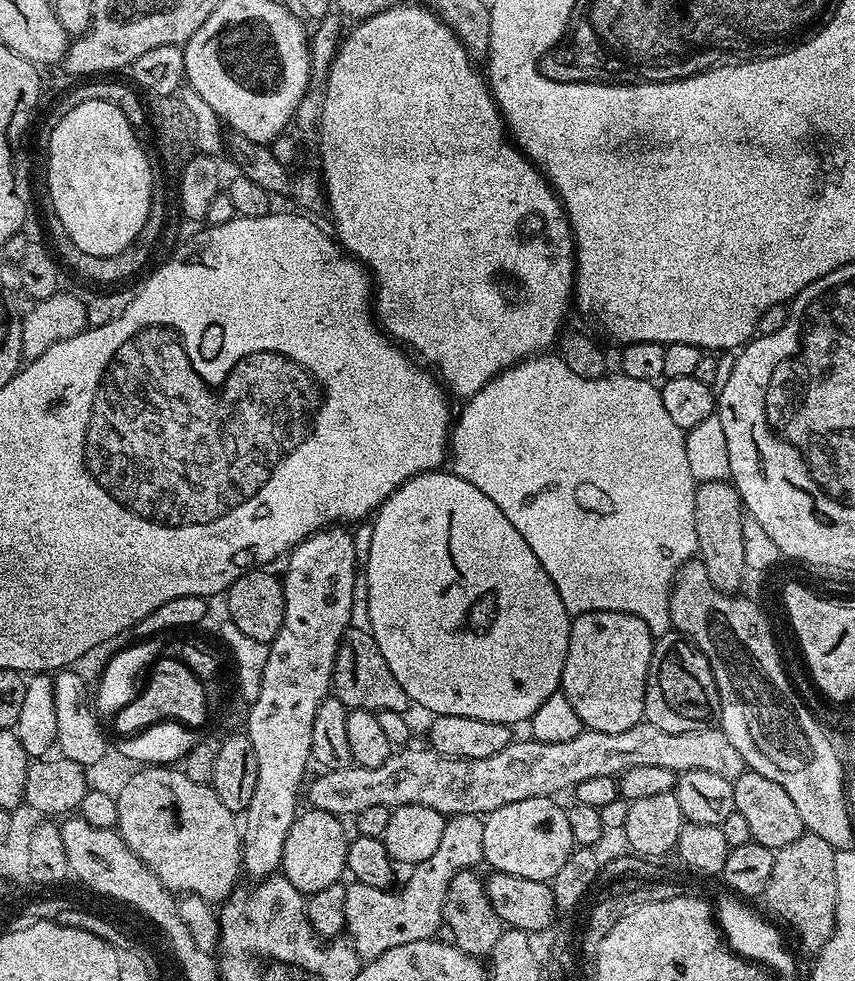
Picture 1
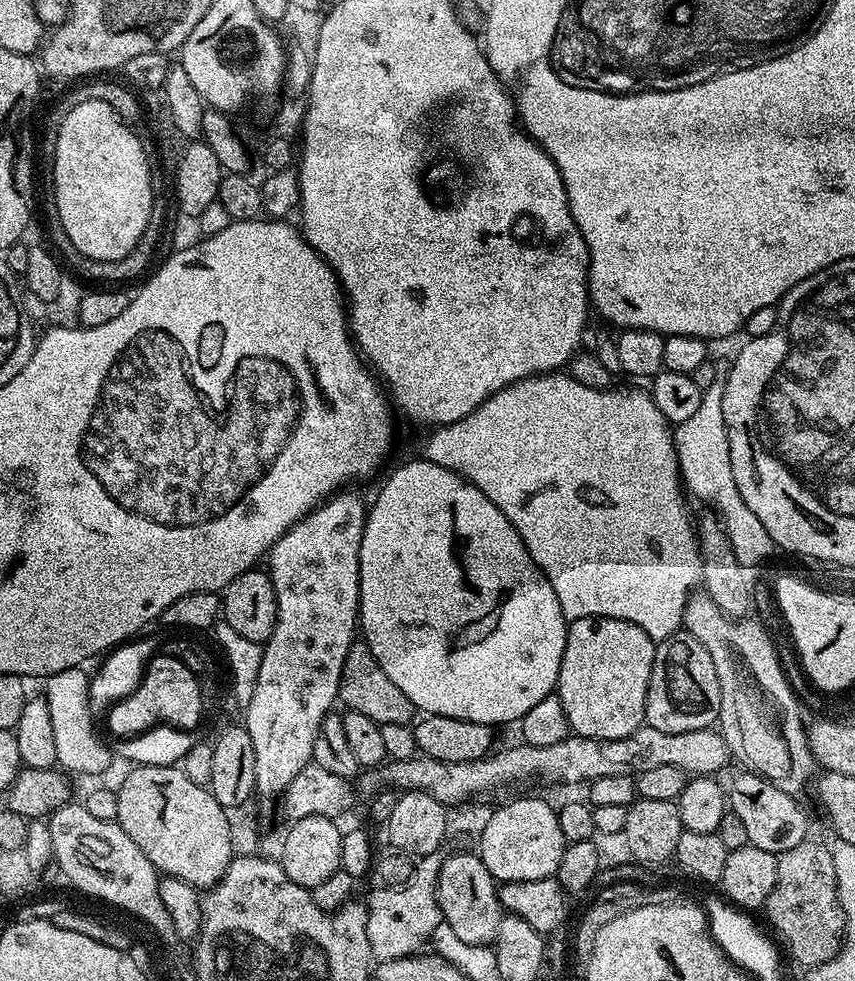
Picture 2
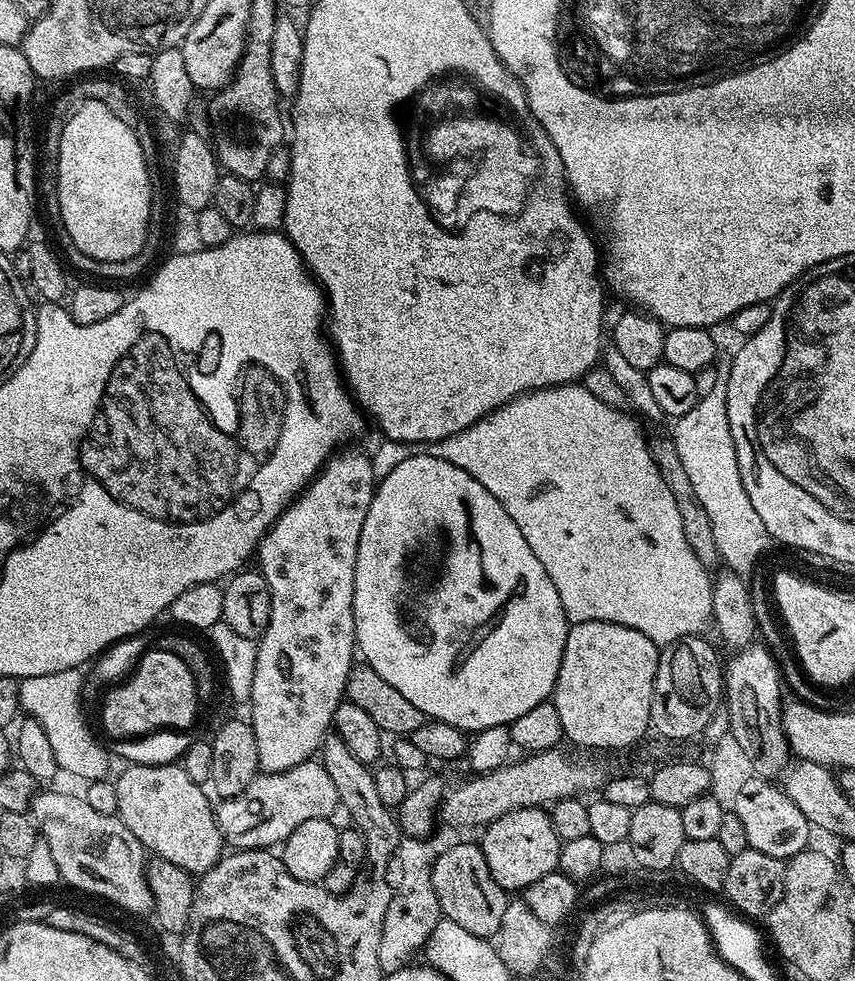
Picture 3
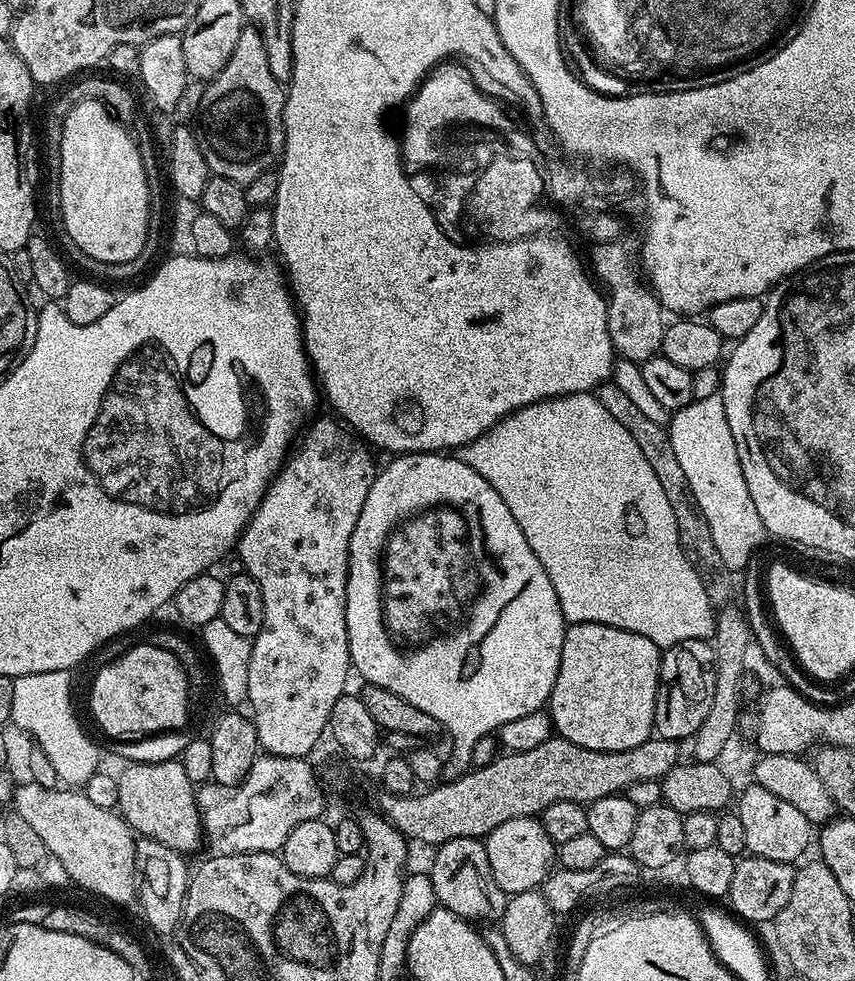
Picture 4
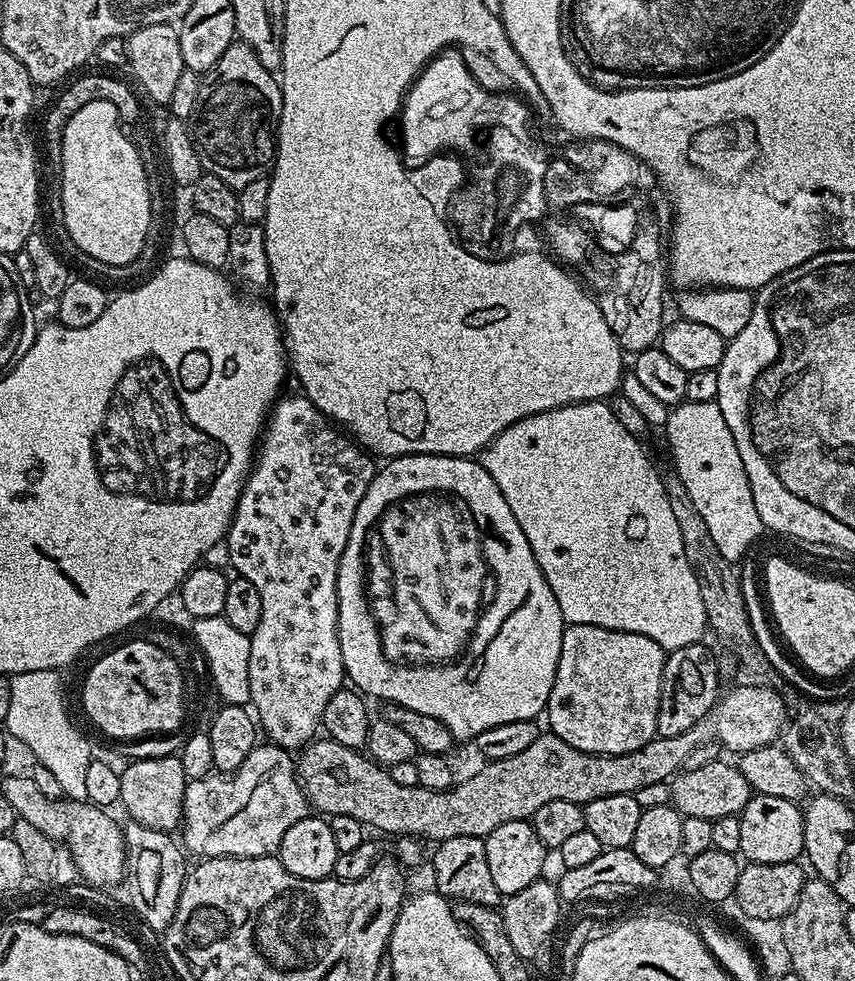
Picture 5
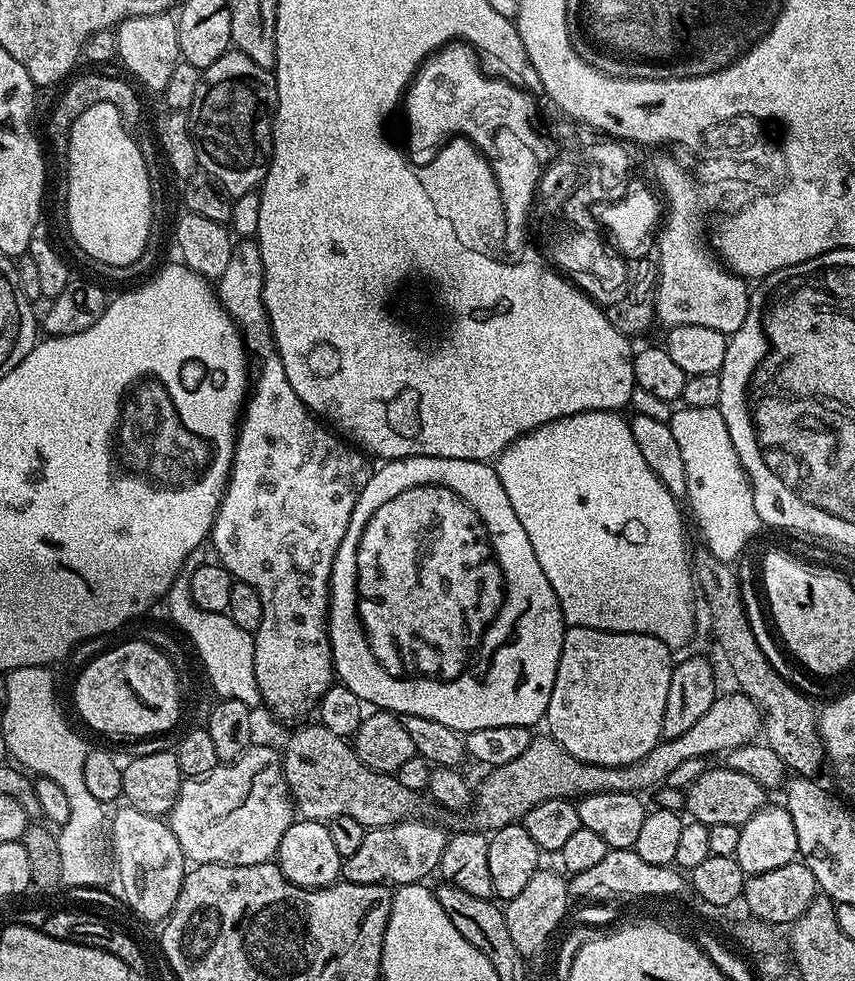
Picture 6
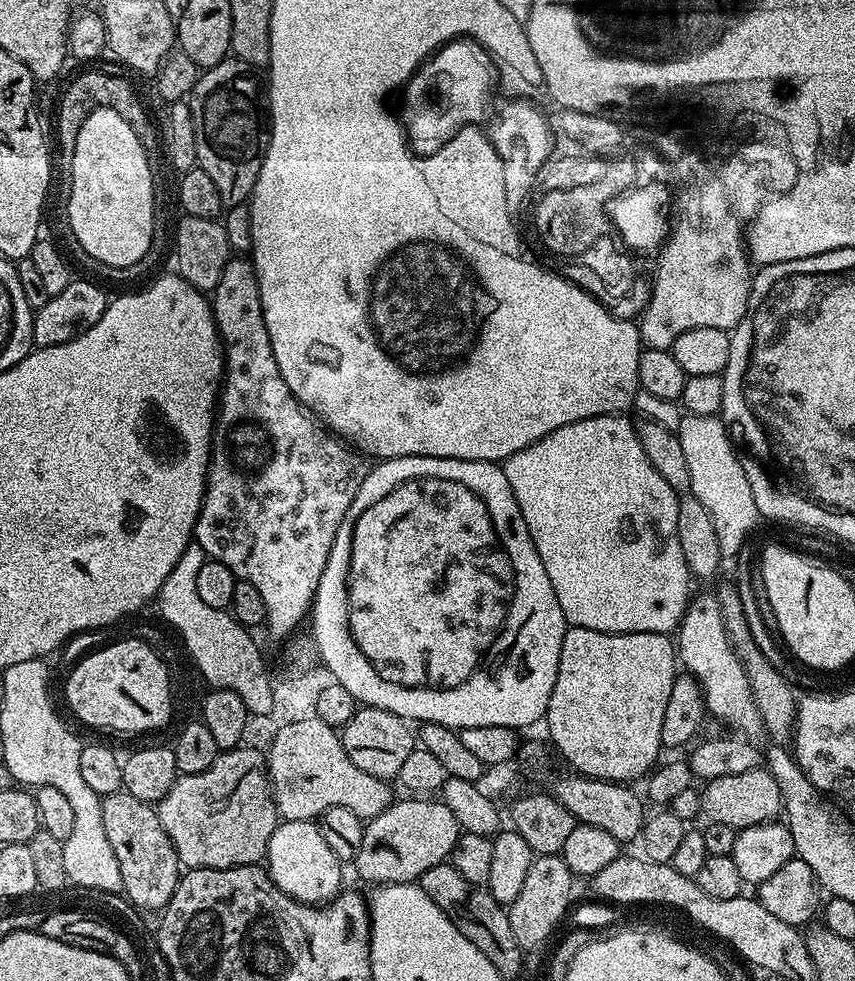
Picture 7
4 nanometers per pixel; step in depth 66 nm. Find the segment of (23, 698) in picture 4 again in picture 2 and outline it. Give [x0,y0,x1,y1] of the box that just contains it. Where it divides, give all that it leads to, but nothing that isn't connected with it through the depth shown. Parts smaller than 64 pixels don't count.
[42,667,114,776]

